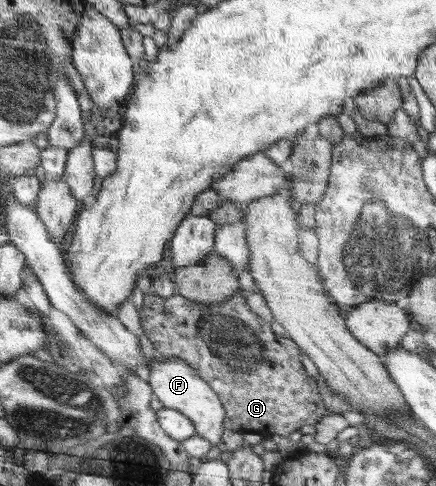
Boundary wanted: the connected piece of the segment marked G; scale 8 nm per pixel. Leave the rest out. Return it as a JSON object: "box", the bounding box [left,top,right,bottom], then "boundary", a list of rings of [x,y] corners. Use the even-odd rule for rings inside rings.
{"box":[139,290,328,438],"boundary":[[[239,290],[230,300],[214,304],[190,300],[177,292],[168,298],[149,292],[143,298],[139,319],[144,335],[158,355],[186,361],[214,389],[226,409],[226,427],[233,431],[259,433],[262,438],[273,434],[286,436],[306,424],[319,423],[328,414],[314,380],[304,372],[300,350],[286,335],[276,335],[270,322],[251,310],[246,296]]]}

